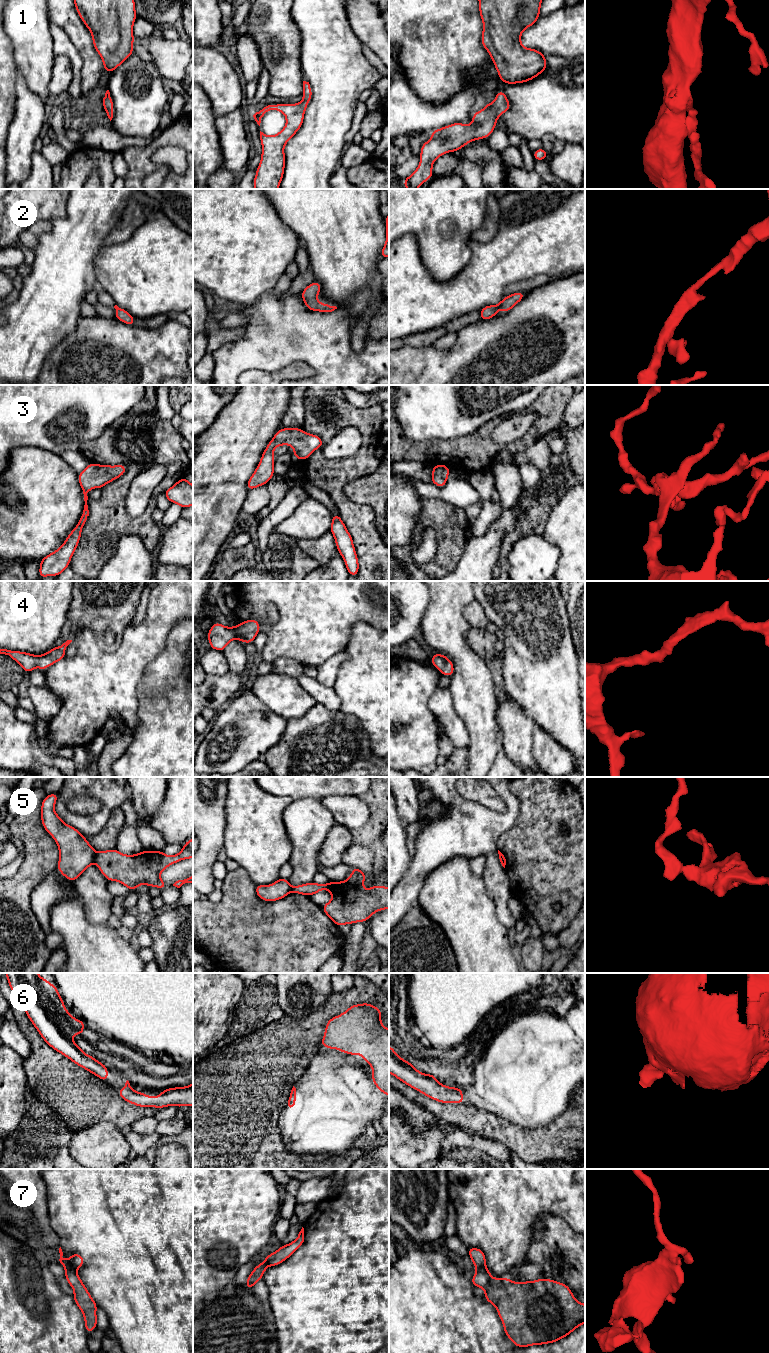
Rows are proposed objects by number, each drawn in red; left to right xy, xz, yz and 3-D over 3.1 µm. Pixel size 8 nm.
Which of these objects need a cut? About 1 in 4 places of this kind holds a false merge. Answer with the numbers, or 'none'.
5, 7

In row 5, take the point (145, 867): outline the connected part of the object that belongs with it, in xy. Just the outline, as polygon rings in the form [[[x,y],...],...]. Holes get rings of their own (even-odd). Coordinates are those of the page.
[[[193,838],[176,855],[145,850],[135,855],[125,855],[117,849],[111,849],[98,852],[95,863],[108,881],[121,882],[132,891],[141,884],[163,890],[167,884],[161,880],[160,873],[168,866],[189,858],[193,858]]]

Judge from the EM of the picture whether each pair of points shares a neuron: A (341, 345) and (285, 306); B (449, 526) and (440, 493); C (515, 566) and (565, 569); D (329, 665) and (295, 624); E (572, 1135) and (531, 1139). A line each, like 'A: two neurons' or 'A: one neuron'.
A: one neuron
B: two neurons
C: two neurons
D: two neurons
E: one neuron

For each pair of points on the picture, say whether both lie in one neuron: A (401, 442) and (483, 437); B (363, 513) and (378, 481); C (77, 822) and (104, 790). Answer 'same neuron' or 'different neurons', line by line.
A: same neuron
B: different neurons
C: same neuron

